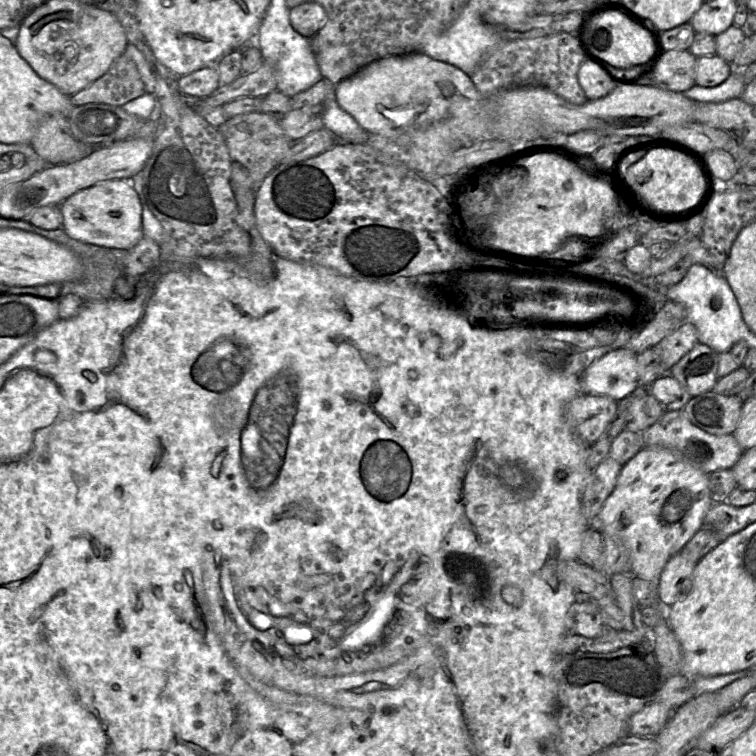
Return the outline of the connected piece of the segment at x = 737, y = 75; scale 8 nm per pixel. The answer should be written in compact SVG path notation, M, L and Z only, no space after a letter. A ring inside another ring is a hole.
M733 69L731 75L716 87L694 85L683 94L695 102L721 103L730 99L740 98L746 86L741 71Z

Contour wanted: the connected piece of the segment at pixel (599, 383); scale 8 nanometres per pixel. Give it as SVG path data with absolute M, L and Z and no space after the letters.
M626 346L610 350L579 375L581 392L620 401L639 388L638 353Z

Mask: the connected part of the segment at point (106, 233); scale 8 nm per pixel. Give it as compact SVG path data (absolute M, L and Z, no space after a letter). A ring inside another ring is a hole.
M107 180L78 191L59 206L62 216L62 229L69 237L102 247L130 250L144 236L142 228L142 206L130 181Z

